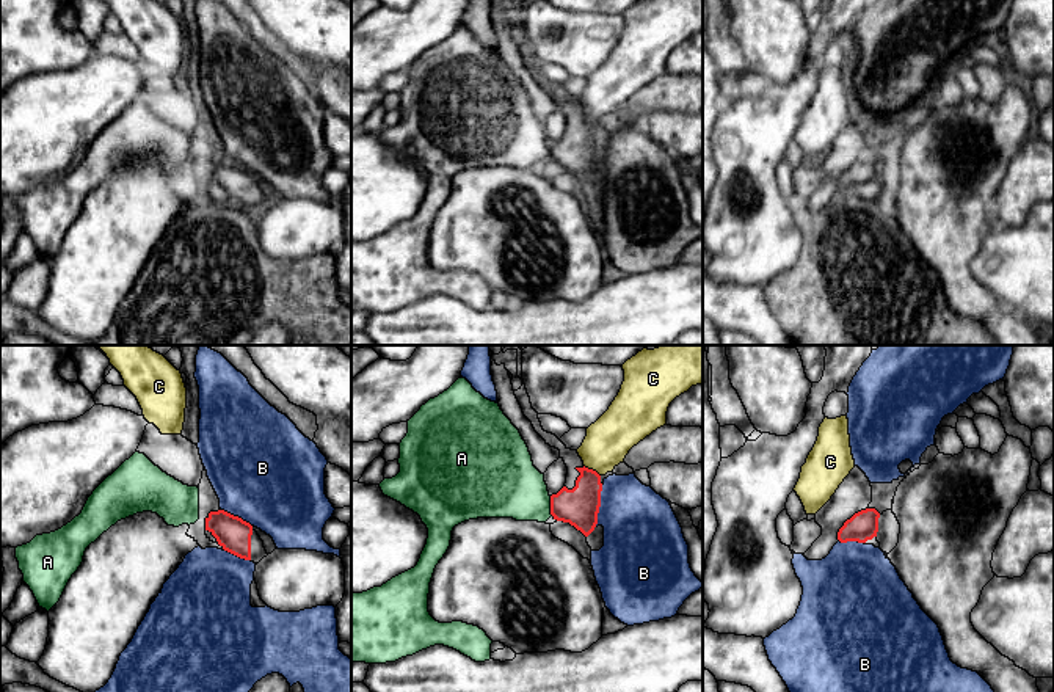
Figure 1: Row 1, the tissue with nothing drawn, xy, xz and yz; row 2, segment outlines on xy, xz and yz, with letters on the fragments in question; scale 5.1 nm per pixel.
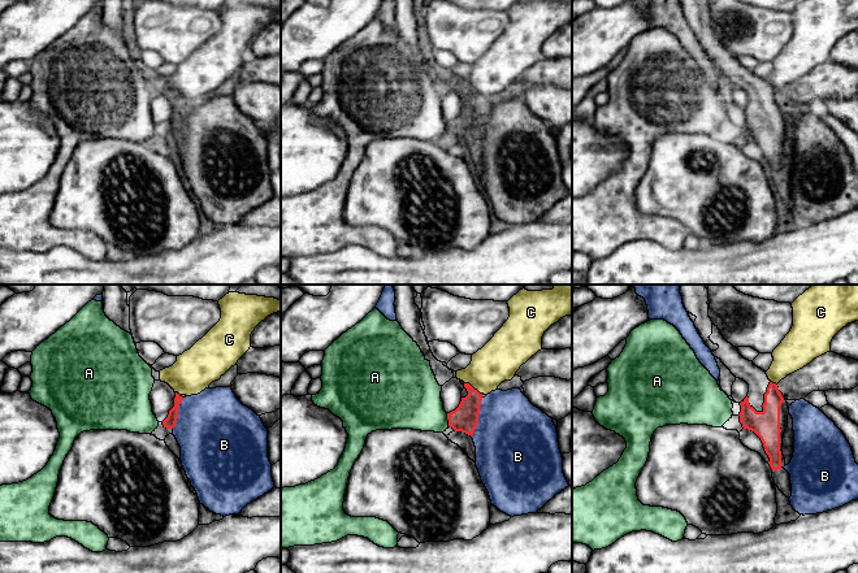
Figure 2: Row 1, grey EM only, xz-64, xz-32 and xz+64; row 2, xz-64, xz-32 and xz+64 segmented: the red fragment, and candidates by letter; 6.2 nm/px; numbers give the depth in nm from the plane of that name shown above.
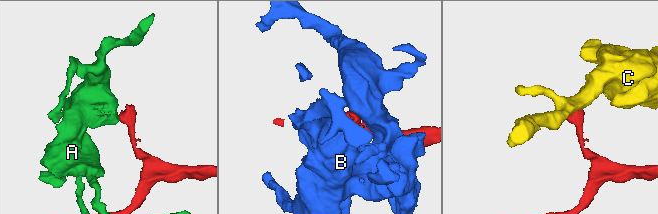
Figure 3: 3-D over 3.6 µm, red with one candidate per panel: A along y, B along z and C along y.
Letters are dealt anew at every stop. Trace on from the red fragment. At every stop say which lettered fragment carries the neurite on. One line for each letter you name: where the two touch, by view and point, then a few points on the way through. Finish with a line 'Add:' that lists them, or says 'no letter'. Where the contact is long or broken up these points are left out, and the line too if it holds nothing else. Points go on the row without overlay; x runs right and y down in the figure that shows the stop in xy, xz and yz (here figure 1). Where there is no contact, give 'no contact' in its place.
Add: no letter

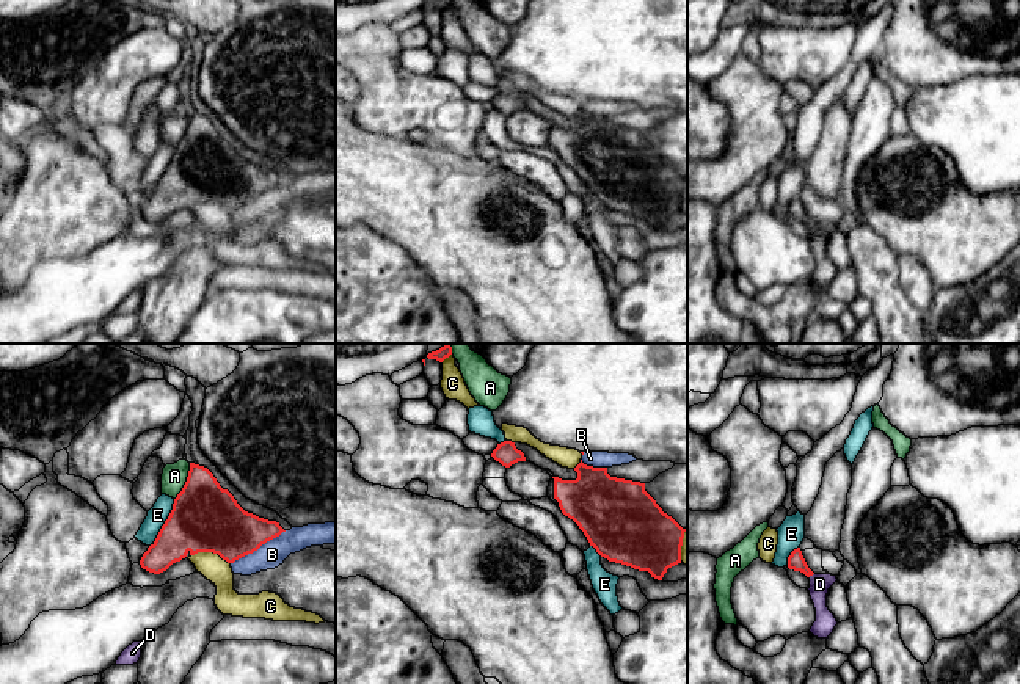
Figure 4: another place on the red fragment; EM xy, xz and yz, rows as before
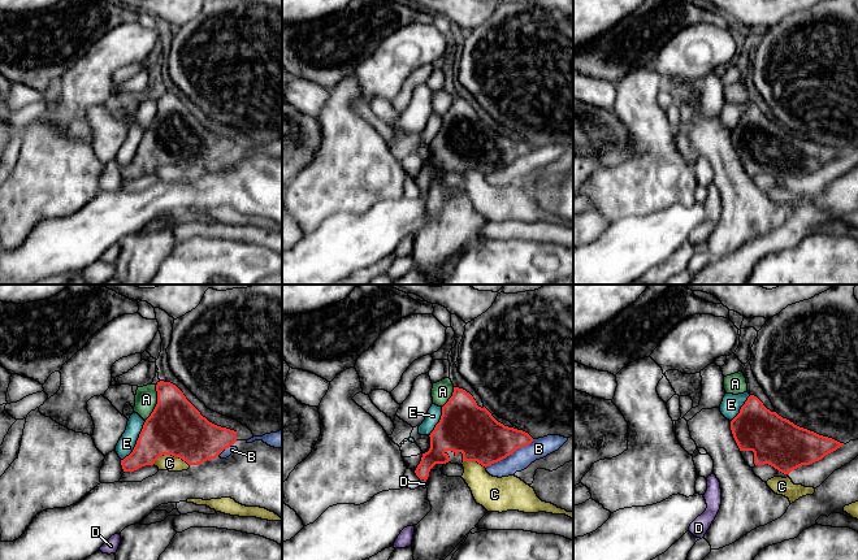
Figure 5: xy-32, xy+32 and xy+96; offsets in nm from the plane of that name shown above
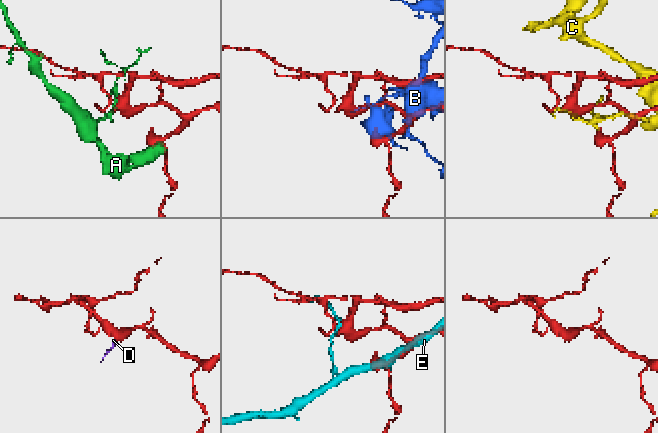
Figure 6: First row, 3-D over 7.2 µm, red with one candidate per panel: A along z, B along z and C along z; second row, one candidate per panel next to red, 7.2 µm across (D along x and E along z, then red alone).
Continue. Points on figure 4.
D: meets red in yz at (810, 223); runs through yz (796, 209), (810, 223), (819, 232)
Add: D

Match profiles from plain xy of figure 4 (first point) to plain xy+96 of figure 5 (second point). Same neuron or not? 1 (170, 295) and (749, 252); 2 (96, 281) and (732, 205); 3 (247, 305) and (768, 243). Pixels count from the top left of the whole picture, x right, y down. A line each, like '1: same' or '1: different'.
1: different
2: different
3: different

